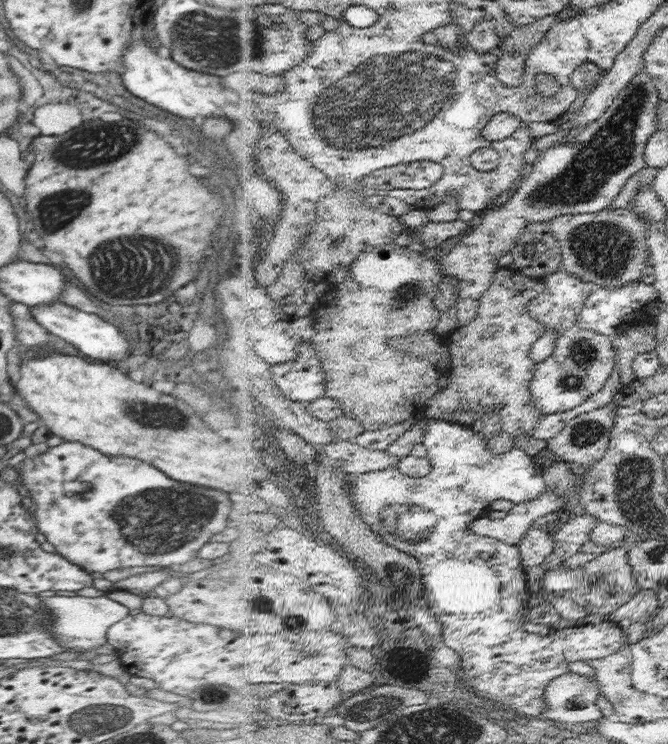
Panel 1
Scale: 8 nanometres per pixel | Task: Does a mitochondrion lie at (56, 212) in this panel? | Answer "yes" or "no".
yes

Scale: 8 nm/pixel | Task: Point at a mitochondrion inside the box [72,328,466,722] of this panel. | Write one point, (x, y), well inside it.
(154, 529)

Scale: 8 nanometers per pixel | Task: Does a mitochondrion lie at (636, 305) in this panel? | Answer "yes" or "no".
no

